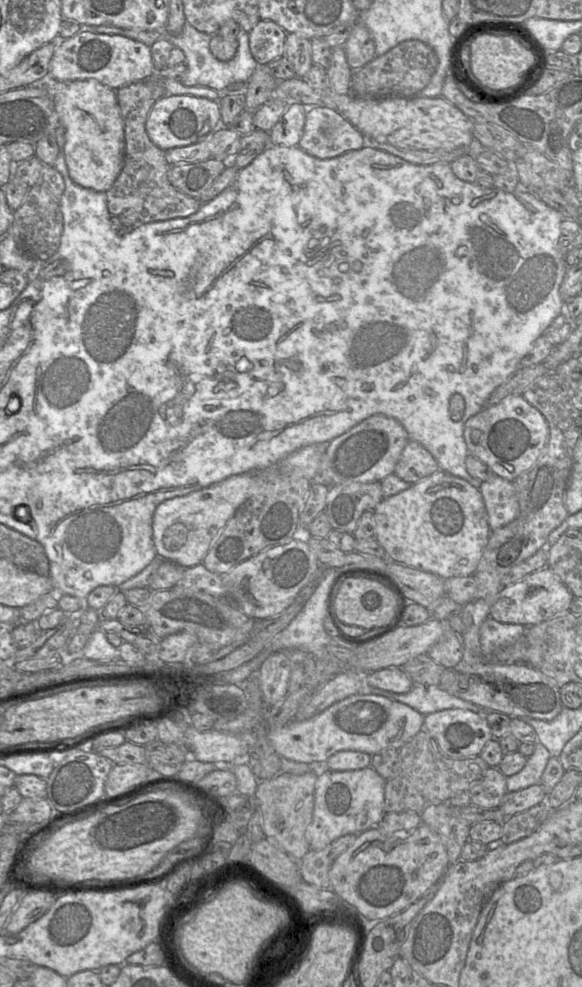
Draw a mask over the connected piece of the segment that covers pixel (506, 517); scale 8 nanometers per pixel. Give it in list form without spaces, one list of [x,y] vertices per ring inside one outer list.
[[[493,475],[490,480],[481,483],[480,492],[488,515],[490,533],[516,519],[520,506],[514,481]]]

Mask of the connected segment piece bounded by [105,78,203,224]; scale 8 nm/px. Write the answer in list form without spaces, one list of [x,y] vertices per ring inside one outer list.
[[[154,78],[134,82],[116,90],[125,129],[124,166],[105,193],[107,207],[111,216],[119,216],[127,210],[134,210],[142,224],[188,217],[202,206],[198,198],[177,190],[169,181],[170,165],[165,151],[152,142],[146,131],[146,121],[153,105],[166,96],[163,79]]]

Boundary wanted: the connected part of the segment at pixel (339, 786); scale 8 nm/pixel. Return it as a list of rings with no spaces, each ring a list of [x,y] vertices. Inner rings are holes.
[[[371,766],[349,771],[320,769],[315,783],[313,819],[307,829],[310,850],[321,850],[347,834],[377,827],[384,816],[385,780]]]

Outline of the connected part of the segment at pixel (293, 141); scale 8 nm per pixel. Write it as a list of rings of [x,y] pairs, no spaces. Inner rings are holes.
[[[291,102],[282,119],[269,131],[271,145],[297,146],[303,135],[306,113],[306,106]]]

